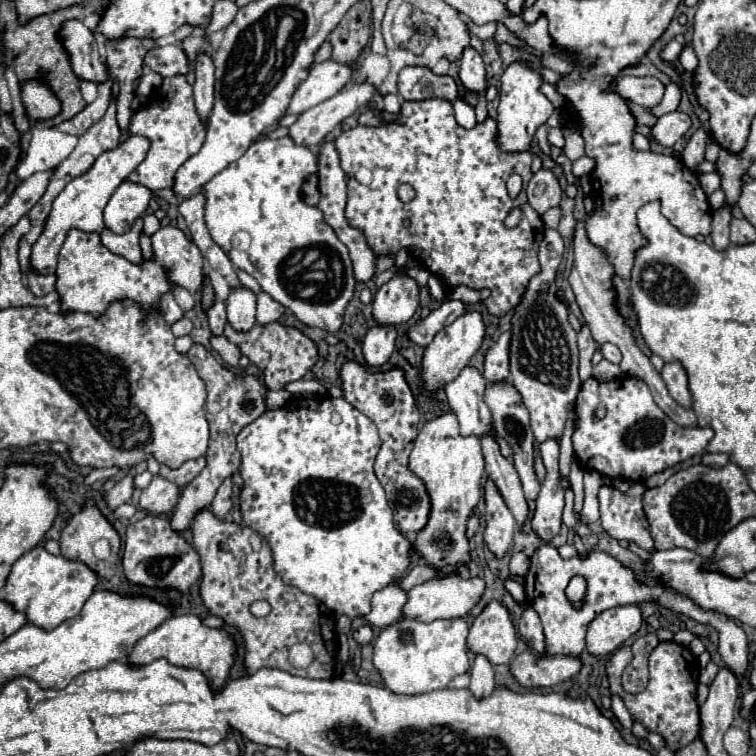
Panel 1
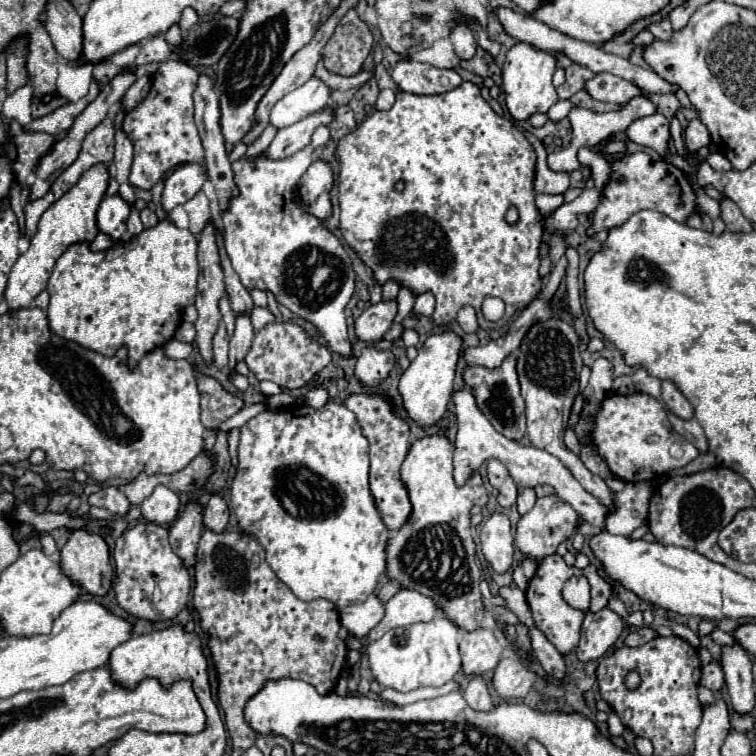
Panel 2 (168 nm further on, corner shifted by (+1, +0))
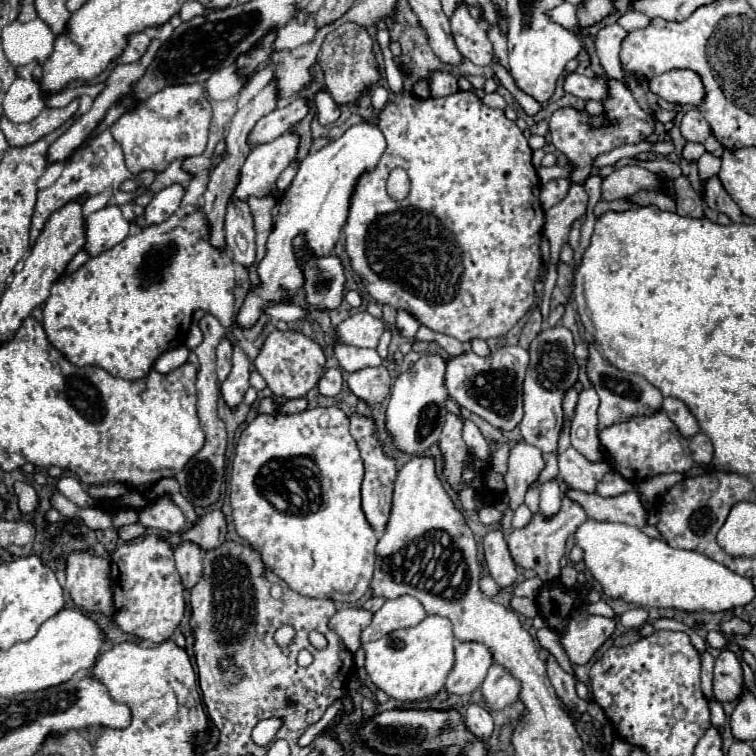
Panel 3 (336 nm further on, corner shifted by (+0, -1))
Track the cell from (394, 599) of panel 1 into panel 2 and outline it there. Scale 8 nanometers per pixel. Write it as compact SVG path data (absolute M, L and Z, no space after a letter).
M372 594L360 604L340 608L340 624L356 638L364 638L384 616L384 604Z

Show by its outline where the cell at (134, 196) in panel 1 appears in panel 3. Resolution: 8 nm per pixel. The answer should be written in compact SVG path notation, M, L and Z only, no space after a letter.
M107 205L87 217L85 229L87 229L85 251L91 257L95 257L121 243L131 233L131 223L123 217L117 205Z

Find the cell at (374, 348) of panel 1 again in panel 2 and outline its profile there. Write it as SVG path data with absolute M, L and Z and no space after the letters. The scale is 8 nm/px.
M366 346L362 350L362 354L356 360L356 368L354 368L354 376L368 388L378 386L392 370L394 366L394 356L390 350L376 350L372 346Z

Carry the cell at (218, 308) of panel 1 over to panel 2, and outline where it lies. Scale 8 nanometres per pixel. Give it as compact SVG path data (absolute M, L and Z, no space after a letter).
M220 324L216 336L214 336L214 364L224 370L228 366L228 334L224 324Z

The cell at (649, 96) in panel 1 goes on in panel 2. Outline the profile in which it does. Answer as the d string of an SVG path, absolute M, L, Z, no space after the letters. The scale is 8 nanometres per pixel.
M594 74L584 82L584 86L586 92L600 102L624 104L628 102L628 98L642 96L642 90L638 86L632 86L630 82L624 82L624 78L616 78L614 74Z

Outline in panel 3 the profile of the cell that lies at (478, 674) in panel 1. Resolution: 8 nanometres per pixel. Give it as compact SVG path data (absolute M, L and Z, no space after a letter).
M469 703L467 711L465 711L465 723L479 739L489 739L493 733L493 717L491 717L489 709L481 707L477 703Z

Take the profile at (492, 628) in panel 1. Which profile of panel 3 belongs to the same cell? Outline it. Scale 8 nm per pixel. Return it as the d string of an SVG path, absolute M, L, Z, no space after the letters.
M477 641L455 645L455 665L447 677L447 691L455 695L473 693L485 681L489 667L493 665L493 653Z

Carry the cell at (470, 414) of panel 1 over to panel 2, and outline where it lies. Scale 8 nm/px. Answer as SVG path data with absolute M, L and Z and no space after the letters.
M468 388L454 394L454 406L456 406L456 416L458 416L458 434L456 434L456 450L454 450L454 482L456 482L456 486L464 486L466 480L482 466L482 462L496 458L510 472L512 480L518 486L518 492L522 492L526 488L534 488L538 484L548 484L556 490L556 494L564 502L568 502L582 516L584 522L598 526L598 528L606 526L606 518L612 512L612 506L600 504L598 498L594 498L590 492L586 492L580 486L580 482L576 482L576 478L572 478L568 468L556 456L548 454L546 450L534 448L534 446L522 446L520 442L508 440L506 436L496 432L494 426L488 422L488 418L484 418L484 414L480 414L480 408L476 406L476 400L472 398L472 392Z

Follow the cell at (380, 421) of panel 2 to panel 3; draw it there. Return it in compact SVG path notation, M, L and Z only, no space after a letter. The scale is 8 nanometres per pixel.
M359 413L351 415L351 435L357 441L357 447L361 451L363 463L365 463L365 479L363 479L363 511L367 515L369 525L375 529L377 537L381 537L385 533L387 521L389 521L389 511L391 511L391 499L393 499L393 481L397 477L397 461L387 457L383 451L383 445L377 441L375 437L377 425L373 417L365 417Z

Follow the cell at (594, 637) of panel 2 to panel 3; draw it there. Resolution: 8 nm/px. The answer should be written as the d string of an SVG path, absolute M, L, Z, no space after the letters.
M579 613L573 615L567 633L561 635L561 643L573 665L585 665L597 653L597 649L613 635L615 619Z

